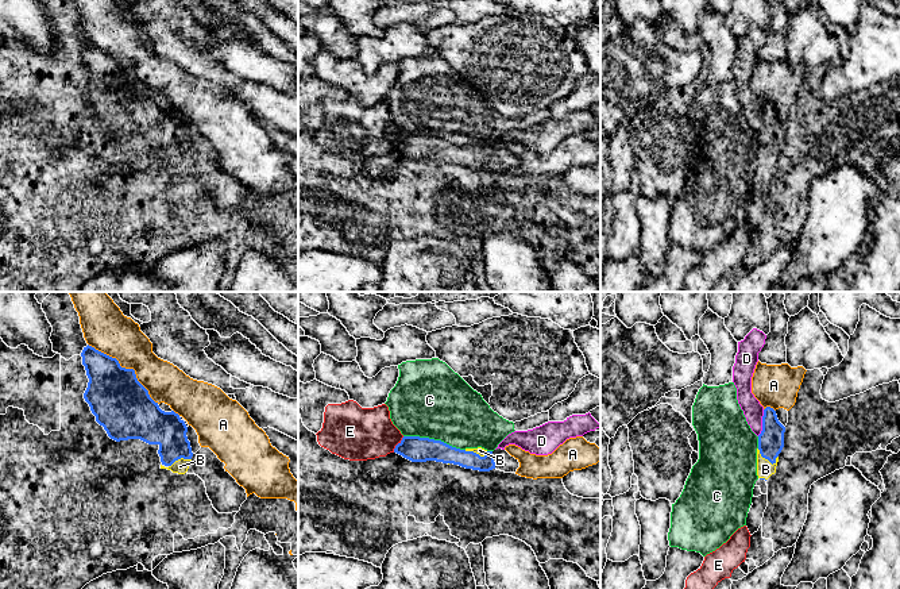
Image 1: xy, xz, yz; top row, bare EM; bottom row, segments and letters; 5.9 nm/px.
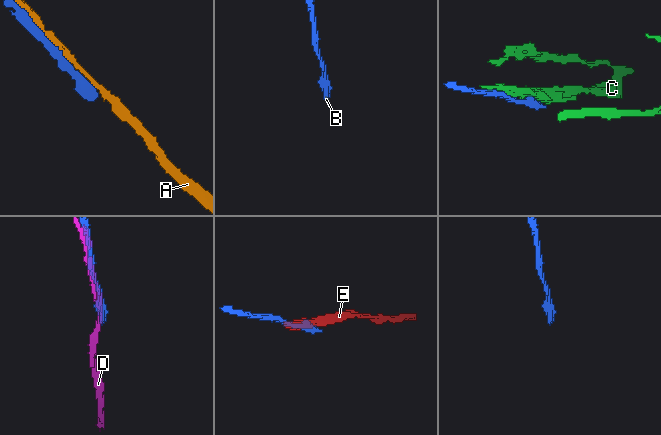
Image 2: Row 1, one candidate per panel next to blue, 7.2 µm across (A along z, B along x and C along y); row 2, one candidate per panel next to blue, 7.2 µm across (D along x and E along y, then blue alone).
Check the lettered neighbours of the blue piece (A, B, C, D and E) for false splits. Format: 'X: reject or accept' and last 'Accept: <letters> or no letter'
A: reject
B: accept
C: reject
D: reject
E: reject
Accept: B

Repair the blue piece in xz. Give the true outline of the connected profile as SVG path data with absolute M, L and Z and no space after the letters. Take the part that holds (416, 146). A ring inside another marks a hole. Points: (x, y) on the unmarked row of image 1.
M403 134L395 143L394 150L412 159L436 158L479 169L495 166L493 149L482 145L460 147L429 135Z

